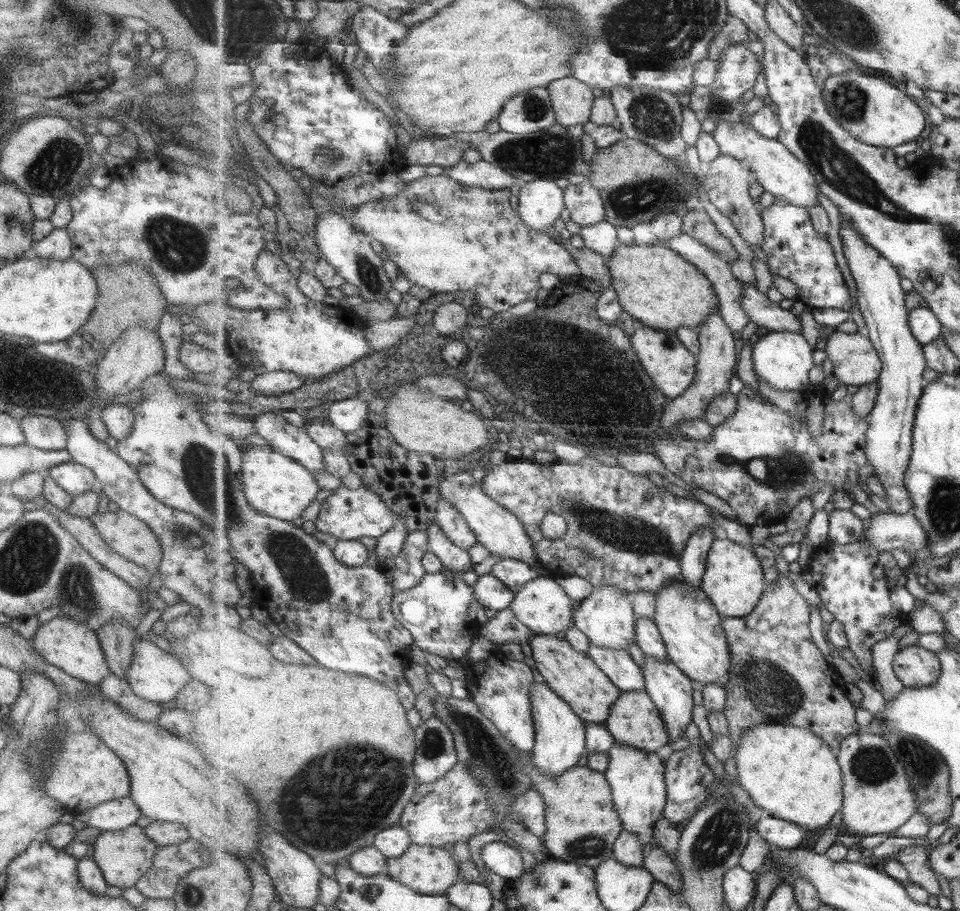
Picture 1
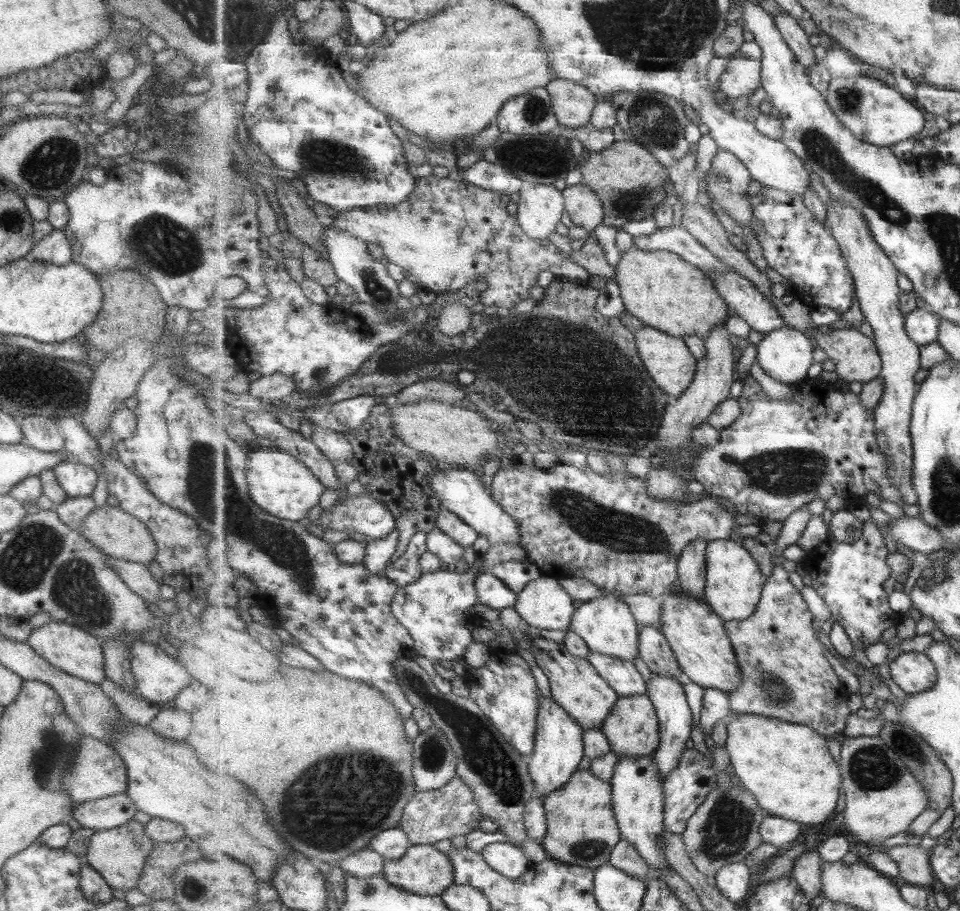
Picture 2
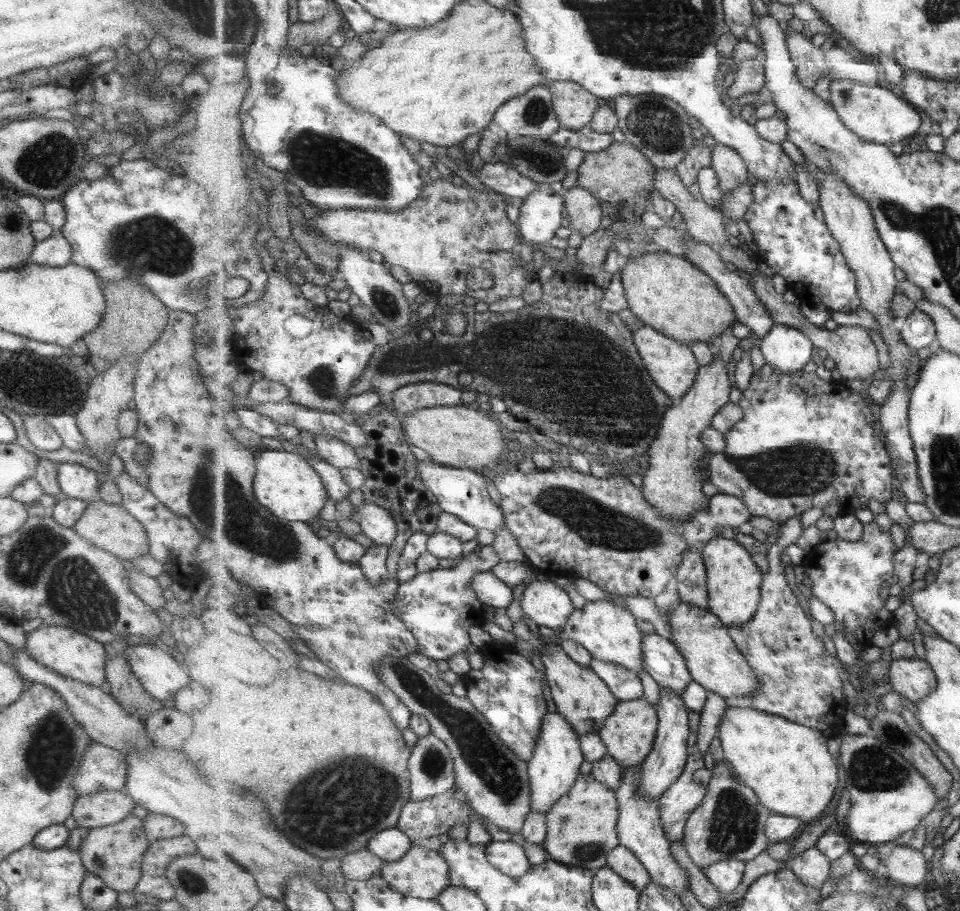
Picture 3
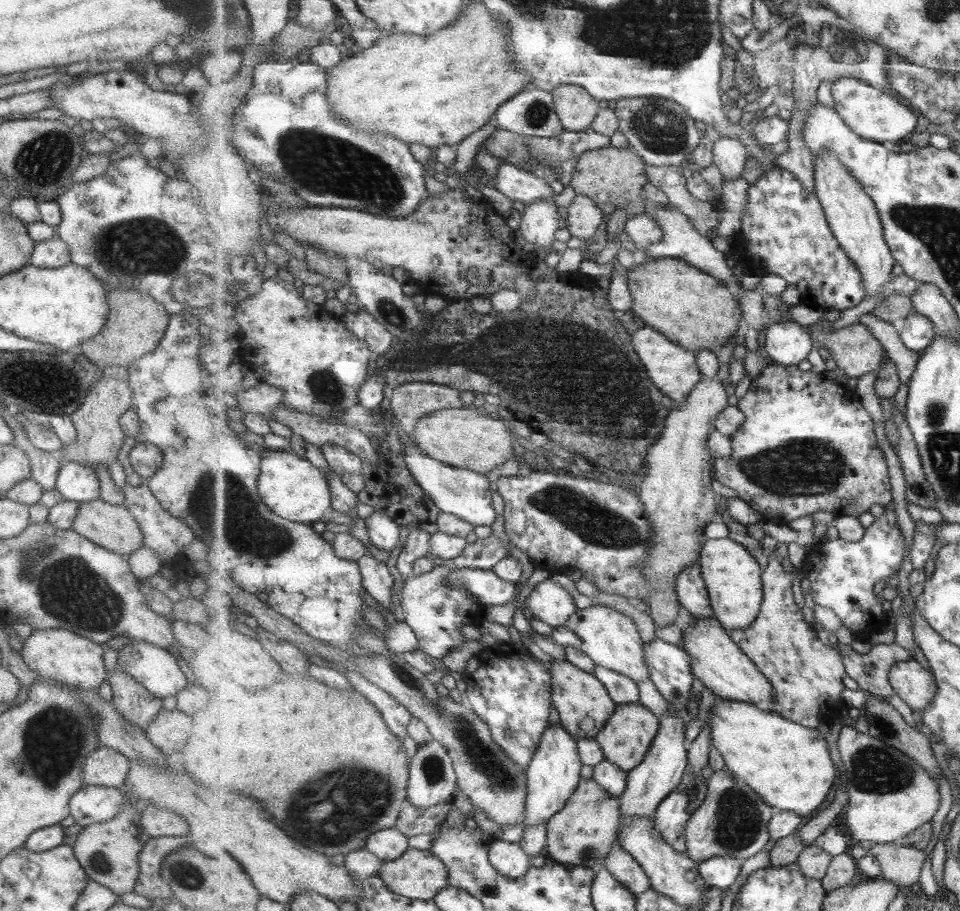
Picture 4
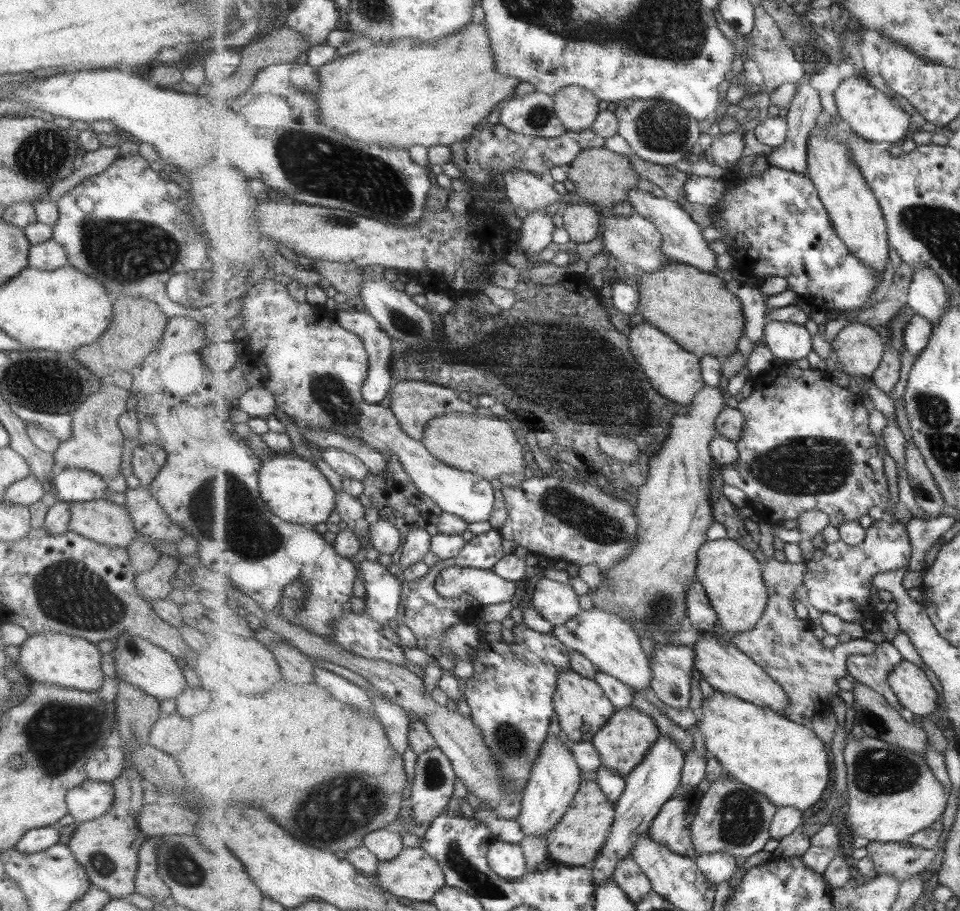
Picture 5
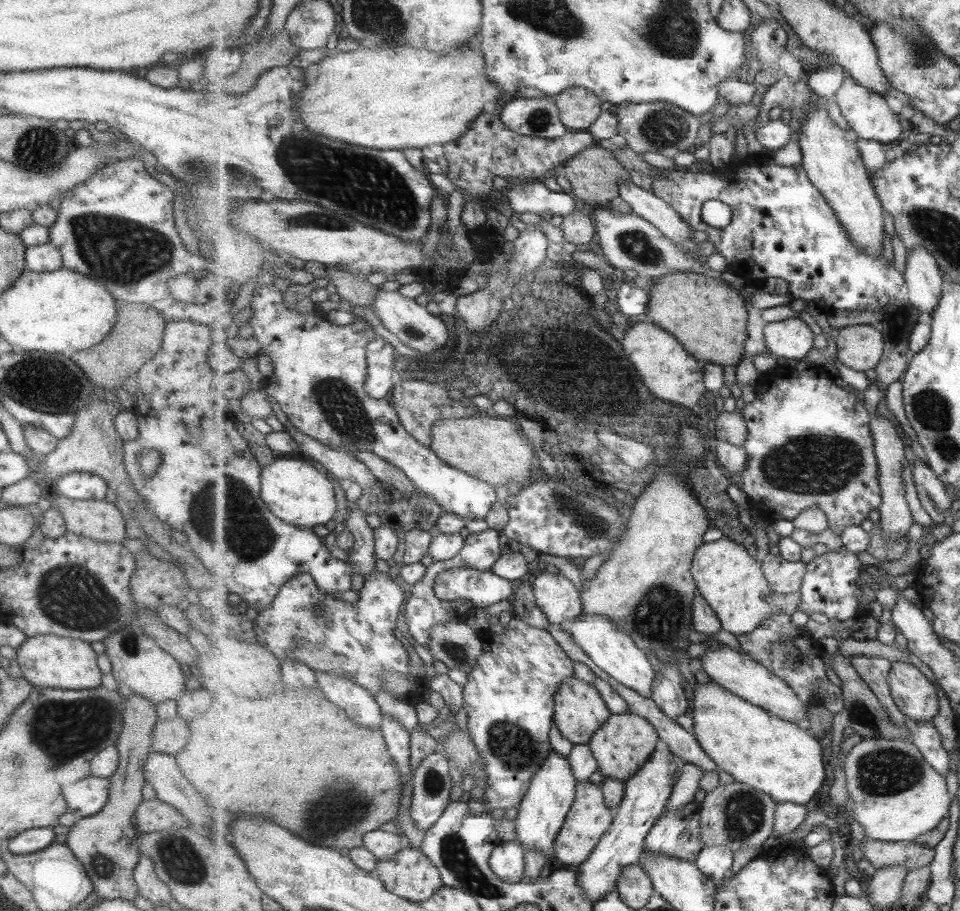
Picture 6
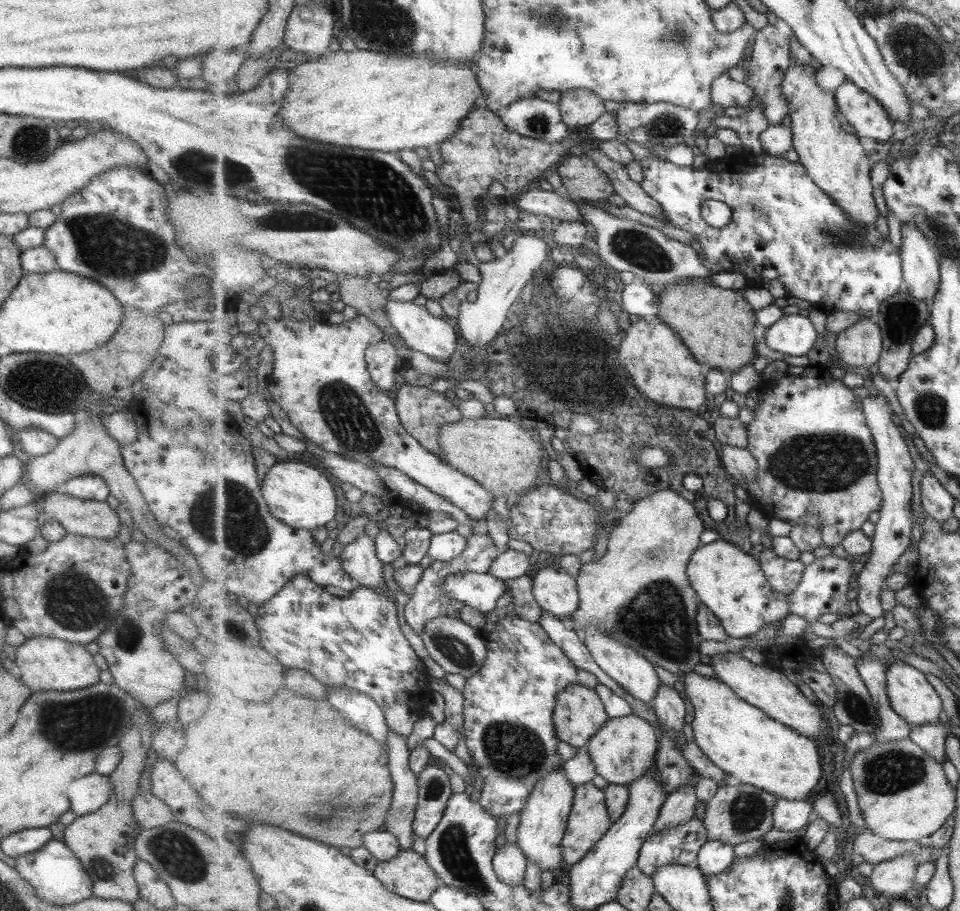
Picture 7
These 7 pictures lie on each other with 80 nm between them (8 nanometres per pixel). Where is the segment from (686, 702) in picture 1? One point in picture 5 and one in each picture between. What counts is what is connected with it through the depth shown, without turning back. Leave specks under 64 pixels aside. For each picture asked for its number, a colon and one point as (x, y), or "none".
2: (676, 718)
3: (665, 764)
4: (649, 784)
5: (656, 781)

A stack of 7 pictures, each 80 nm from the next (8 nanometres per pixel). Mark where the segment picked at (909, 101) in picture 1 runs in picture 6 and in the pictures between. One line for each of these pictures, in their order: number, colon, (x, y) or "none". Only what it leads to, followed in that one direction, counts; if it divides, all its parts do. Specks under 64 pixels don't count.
2: (879, 114)
3: (876, 114)
4: (876, 116)
5: (871, 114)
6: (867, 113)

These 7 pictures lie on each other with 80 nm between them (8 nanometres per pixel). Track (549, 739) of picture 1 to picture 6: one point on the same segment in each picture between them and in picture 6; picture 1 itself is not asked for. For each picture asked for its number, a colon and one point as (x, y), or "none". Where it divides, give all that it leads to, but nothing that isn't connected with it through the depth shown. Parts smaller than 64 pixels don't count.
2: (559, 748)
3: (556, 766)
4: (554, 775)
5: (556, 778)
6: (543, 813)

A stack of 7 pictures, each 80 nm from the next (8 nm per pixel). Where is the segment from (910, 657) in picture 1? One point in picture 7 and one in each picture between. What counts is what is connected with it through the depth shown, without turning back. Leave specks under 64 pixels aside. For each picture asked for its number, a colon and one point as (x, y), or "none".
2: (914, 672)
3: (914, 678)
4: (916, 685)
5: (917, 690)
6: (918, 697)
7: (917, 701)

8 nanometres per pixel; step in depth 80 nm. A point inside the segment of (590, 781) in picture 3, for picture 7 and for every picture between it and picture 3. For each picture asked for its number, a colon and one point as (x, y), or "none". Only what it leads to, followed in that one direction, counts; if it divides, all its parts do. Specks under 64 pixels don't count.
4: (583, 834)
5: (577, 841)
6: (590, 819)
7: (590, 821)

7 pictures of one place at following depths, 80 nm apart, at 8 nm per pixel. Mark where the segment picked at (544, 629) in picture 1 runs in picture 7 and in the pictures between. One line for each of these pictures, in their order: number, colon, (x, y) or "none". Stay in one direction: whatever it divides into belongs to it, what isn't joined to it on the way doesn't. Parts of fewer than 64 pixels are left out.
2: (545, 604)
3: (547, 604)
4: (550, 602)
5: (558, 602)
6: (560, 599)
7: (556, 590)

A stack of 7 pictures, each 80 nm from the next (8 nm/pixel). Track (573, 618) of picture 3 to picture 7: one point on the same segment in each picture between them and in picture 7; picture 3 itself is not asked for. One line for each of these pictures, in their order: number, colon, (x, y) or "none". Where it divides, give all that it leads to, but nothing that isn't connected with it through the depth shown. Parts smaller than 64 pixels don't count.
4: (611, 639)
5: (612, 644)
6: (614, 651)
7: (635, 674)

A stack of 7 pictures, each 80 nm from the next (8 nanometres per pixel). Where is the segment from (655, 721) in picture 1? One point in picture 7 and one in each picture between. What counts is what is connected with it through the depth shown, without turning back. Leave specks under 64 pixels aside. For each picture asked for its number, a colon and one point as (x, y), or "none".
2: (633, 728)
3: (630, 733)
4: (626, 739)
5: (623, 743)
6: (626, 742)
7: (625, 749)

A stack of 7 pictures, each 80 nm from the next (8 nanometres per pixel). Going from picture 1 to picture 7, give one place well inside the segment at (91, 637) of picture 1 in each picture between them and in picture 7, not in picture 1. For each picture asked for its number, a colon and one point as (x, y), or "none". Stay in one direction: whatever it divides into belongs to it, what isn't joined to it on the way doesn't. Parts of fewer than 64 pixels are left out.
2: (64, 646)
3: (67, 652)
4: (58, 655)
5: (55, 658)
6: (46, 661)
7: (41, 663)

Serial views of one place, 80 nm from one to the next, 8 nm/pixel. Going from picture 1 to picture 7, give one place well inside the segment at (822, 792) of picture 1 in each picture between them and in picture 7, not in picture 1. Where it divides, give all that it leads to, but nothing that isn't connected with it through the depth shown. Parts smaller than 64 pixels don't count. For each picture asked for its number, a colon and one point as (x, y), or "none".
2: (788, 767)
3: (788, 765)
4: (789, 764)
5: (785, 760)
6: (785, 760)
7: (755, 749)

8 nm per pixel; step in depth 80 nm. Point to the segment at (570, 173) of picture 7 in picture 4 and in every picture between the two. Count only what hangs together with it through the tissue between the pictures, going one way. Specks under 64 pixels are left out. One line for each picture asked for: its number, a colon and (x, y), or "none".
4: (615, 178)
5: (602, 177)
6: (596, 175)

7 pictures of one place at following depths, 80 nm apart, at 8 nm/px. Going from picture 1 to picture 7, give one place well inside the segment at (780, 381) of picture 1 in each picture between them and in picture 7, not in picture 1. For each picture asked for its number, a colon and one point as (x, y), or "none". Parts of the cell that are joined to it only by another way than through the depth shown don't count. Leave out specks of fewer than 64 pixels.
2: (786, 354)
3: (788, 349)
4: (787, 343)
5: (788, 341)
6: (791, 339)
7: (794, 335)

